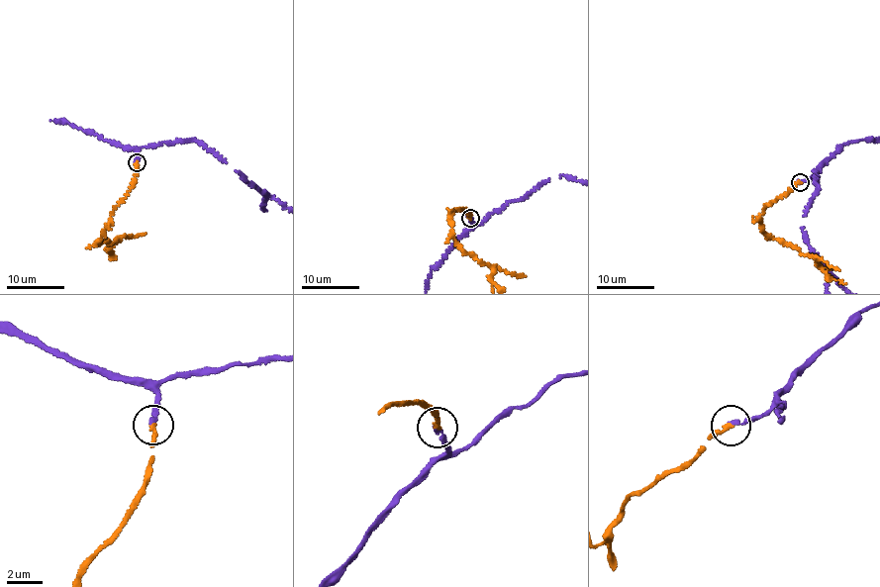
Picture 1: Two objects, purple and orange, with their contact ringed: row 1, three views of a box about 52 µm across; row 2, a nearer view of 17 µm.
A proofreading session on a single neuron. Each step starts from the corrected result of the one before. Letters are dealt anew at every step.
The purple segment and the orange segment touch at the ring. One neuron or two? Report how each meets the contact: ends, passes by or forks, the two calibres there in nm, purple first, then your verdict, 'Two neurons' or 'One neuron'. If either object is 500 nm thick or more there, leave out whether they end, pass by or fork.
At the ring purple ends. At the ring orange ends. Thickness 220 nm (purple) against 260 nm. One neuron

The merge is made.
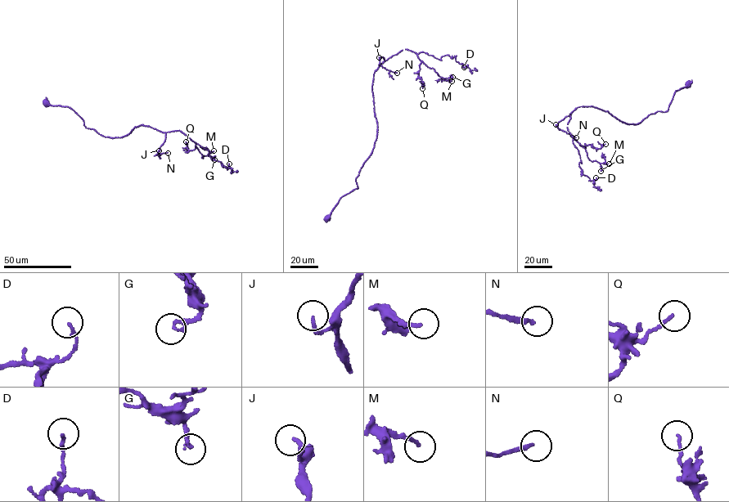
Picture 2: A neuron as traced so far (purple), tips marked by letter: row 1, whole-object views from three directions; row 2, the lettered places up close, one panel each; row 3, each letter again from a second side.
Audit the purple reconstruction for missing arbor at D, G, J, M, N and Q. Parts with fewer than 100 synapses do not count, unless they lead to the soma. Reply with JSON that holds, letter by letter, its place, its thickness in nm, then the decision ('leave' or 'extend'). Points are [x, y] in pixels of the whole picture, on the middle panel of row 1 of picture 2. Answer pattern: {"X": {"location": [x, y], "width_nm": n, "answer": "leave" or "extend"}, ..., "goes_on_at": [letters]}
{"D": {"location": [464, 67], "width_nm": 140, "answer": "leave"}, "G": {"location": [452, 77], "width_nm": 170, "answer": "leave"}, "J": {"location": [379, 57], "width_nm": 170, "answer": "extend"}, "M": {"location": [452, 81], "width_nm": 160, "answer": "leave"}, "N": {"location": [397, 73], "width_nm": 190, "answer": "extend"}, "Q": {"location": [422, 88], "width_nm": 120, "answer": "leave"}, "goes_on_at": ["J", "N"]}

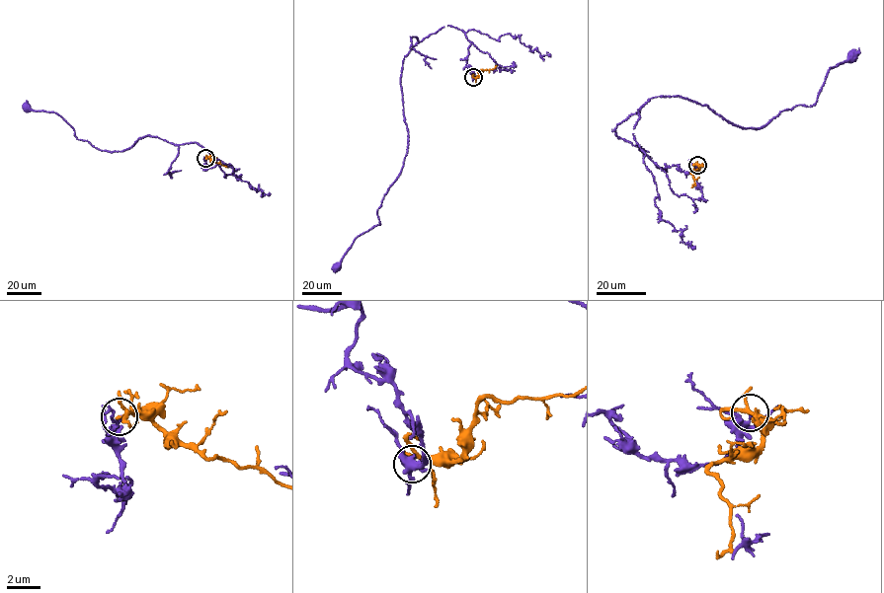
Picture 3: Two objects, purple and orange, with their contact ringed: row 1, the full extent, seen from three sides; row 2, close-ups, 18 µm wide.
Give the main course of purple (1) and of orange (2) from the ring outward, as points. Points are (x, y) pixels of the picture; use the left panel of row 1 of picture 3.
1: (205, 158), (214, 167), (196, 142), (148, 134), (121, 151), (99, 149), (55, 112), (26, 107)
2: (205, 158), (228, 167)

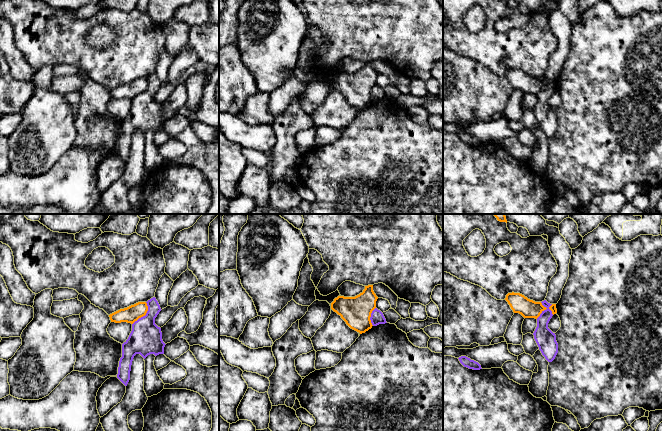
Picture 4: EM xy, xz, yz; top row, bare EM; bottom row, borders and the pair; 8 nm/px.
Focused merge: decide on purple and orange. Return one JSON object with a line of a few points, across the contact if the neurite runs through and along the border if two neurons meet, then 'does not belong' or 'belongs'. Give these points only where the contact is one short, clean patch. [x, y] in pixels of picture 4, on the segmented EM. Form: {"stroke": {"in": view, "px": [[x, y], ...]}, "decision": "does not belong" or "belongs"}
{"stroke": {"in": "yz", "px": [[552, 304], [536, 318]]}, "decision": "does not belong"}

